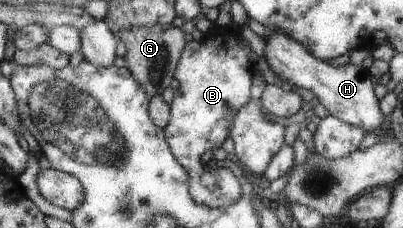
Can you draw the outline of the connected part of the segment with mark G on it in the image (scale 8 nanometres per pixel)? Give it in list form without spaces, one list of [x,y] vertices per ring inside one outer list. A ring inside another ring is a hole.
[[[171,24],[165,26],[154,25],[153,27],[132,26],[129,29],[116,31],[116,38],[124,44],[127,49],[123,59],[126,62],[124,66],[133,77],[133,80],[142,88],[145,96],[150,99],[155,95],[161,95],[163,90],[169,86],[171,79],[174,78],[174,70],[177,66],[180,52],[186,42],[183,39],[184,32],[179,27],[173,27]]]

